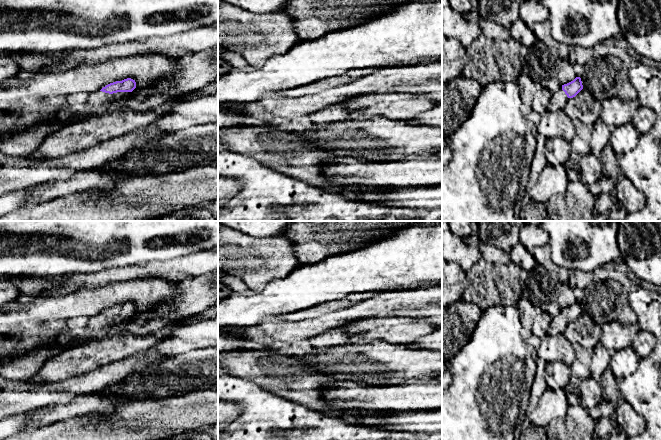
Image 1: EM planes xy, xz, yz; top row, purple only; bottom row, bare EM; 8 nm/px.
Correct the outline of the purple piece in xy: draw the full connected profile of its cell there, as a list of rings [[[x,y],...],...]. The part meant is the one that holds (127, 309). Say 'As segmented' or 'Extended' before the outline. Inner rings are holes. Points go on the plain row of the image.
Extended. [[[131,302],[116,305],[106,309],[99,316],[90,318],[86,328],[93,332],[110,329],[129,322],[135,312],[136,306]]]

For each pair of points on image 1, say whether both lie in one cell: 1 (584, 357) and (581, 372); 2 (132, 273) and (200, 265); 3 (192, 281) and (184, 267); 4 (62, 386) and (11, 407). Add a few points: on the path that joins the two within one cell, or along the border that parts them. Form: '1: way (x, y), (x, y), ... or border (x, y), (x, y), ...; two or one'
1: way (582, 361), (581, 368); one
2: way (149, 271), (168, 265), (183, 265); one
3: border (207, 273), (187, 276); two
4: way (46, 386), (17, 387), (13, 391); one

